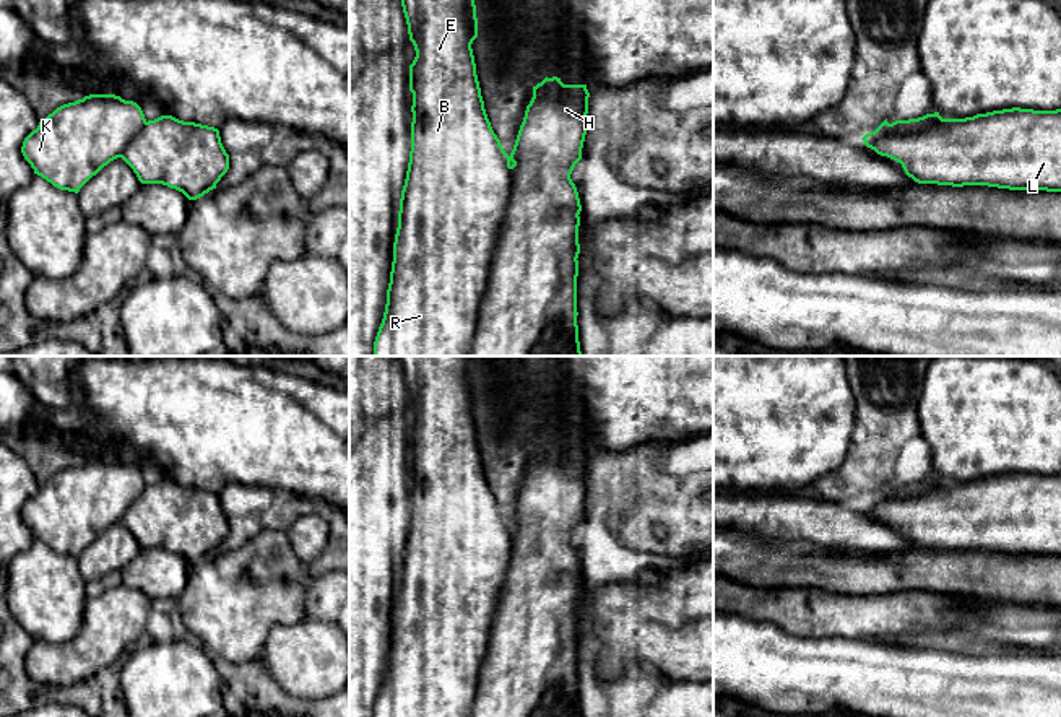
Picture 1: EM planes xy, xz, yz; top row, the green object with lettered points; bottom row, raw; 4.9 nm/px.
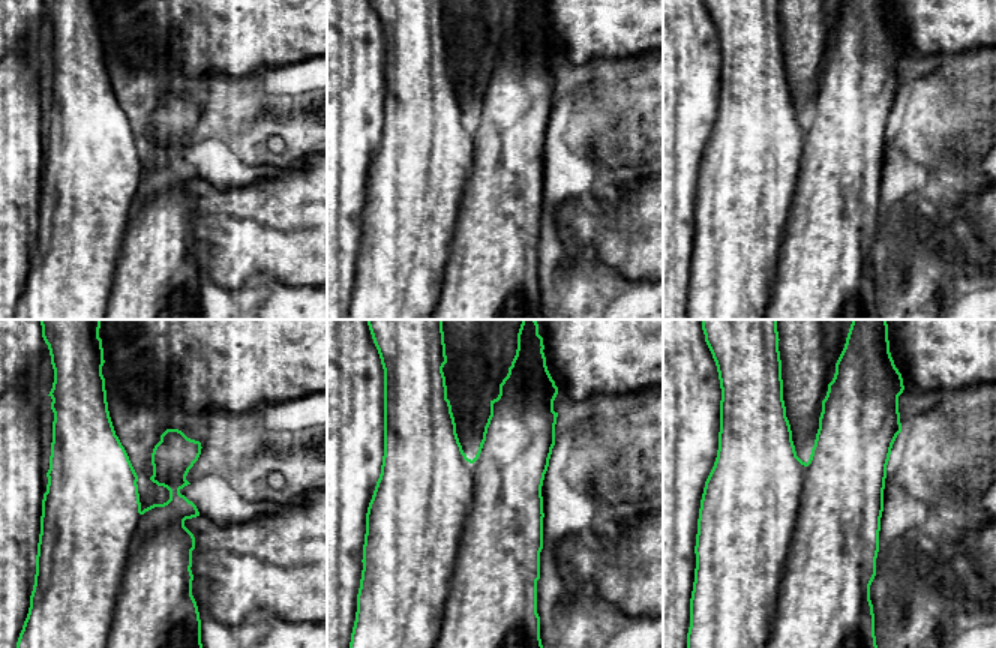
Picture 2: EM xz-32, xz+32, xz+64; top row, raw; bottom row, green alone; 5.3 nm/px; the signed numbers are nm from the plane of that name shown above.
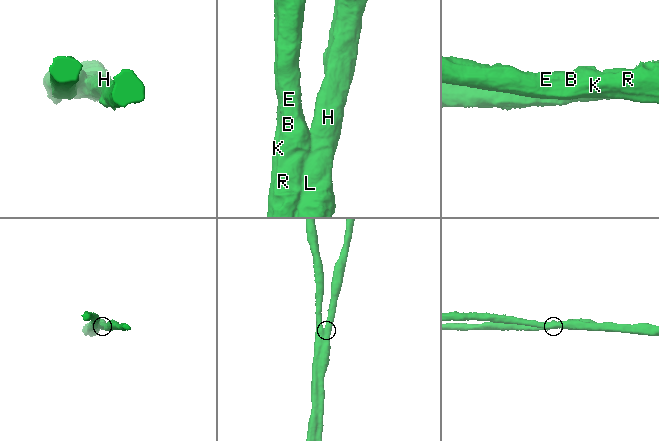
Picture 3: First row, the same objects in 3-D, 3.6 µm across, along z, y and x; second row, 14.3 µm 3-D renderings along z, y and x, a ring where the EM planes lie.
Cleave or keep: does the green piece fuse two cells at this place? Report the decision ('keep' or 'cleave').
cleave

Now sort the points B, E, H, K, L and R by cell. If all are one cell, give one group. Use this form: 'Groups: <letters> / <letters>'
Groups: B E K R / H L

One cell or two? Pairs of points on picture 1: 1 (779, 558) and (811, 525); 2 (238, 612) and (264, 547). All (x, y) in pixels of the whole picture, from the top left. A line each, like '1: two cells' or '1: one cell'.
1: two cells
2: one cell

